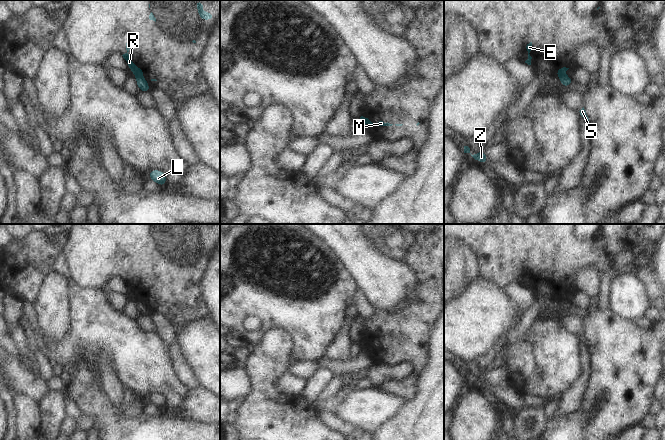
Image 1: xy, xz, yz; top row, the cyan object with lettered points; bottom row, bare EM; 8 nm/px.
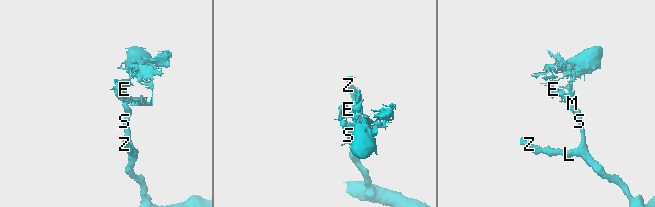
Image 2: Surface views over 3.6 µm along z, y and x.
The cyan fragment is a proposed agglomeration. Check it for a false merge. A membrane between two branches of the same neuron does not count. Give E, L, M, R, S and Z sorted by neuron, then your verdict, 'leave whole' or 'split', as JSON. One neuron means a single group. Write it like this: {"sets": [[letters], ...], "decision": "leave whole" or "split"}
{"sets": [["E", "M", "R"], ["L", "S", "Z"]], "decision": "split"}

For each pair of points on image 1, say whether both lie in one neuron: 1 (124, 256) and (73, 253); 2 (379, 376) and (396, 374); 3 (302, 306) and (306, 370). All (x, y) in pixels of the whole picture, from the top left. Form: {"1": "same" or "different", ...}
{"1": "same", "2": "same", "3": "different"}

